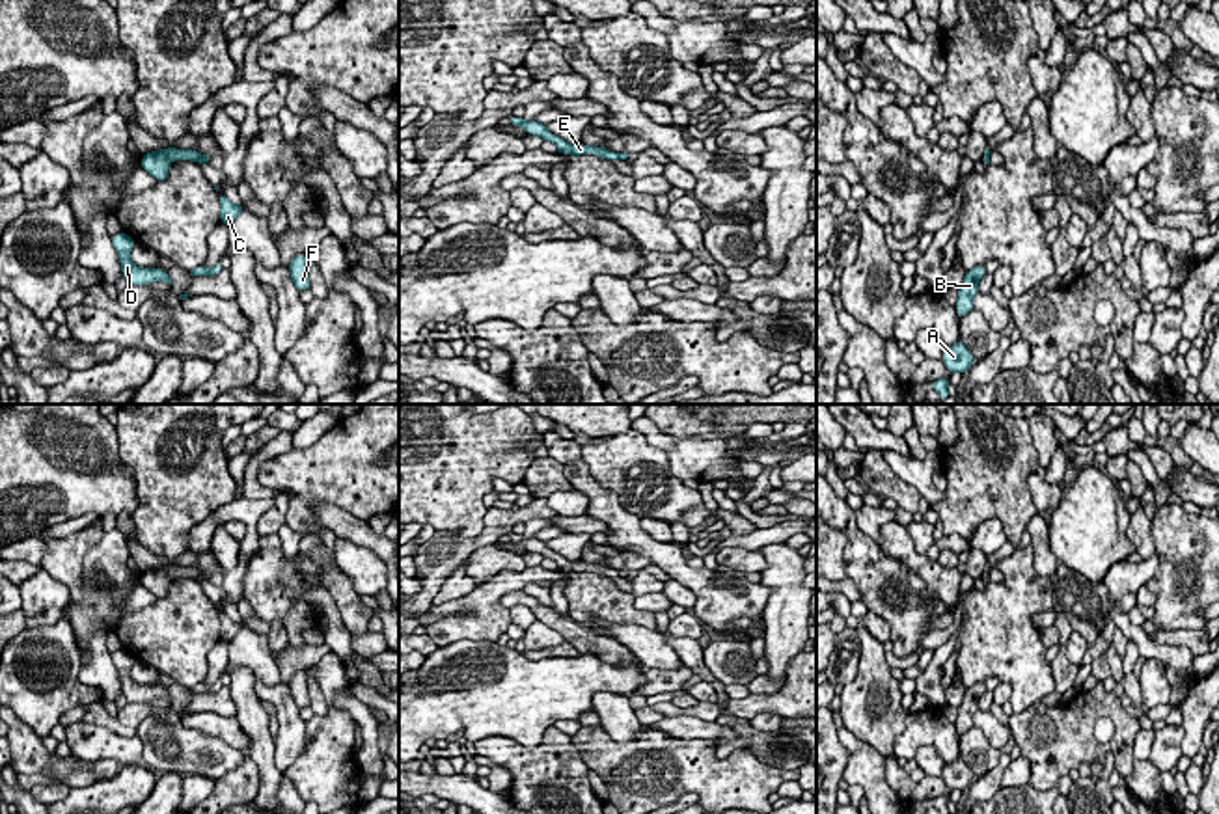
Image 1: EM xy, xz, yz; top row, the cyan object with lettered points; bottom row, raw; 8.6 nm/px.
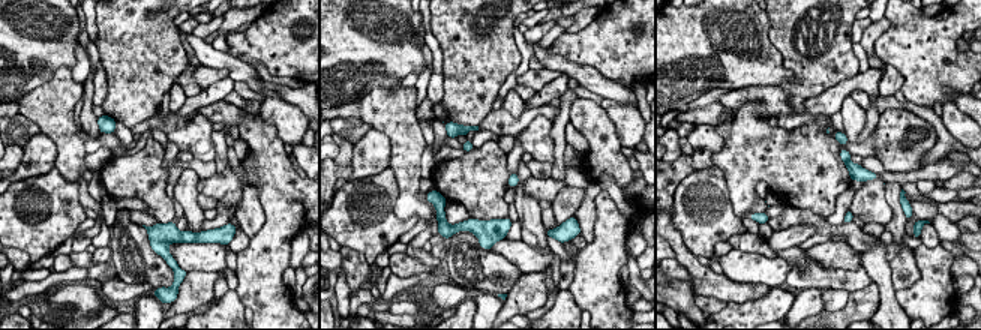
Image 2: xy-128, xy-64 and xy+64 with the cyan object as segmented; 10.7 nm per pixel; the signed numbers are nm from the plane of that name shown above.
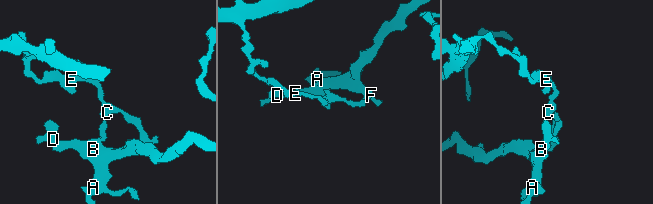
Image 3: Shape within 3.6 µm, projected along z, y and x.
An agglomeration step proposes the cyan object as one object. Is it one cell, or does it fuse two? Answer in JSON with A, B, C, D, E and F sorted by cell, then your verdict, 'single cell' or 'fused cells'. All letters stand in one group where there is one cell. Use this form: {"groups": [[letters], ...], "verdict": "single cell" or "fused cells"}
{"groups": [["A", "B", "C", "D", "F"], ["E"]], "verdict": "fused cells"}

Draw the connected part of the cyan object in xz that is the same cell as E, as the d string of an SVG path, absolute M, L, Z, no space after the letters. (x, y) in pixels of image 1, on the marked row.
M509 115L509 121L513 127L524 127L526 134L533 134L533 136L541 136L544 142L552 142L557 151L561 155L572 155L572 156L580 156L580 155L595 155L598 158L606 158L606 160L619 160L619 153L610 151L606 147L596 147L596 145L583 145L580 143L567 143L563 138L552 134L546 125L539 123L539 121L526 121L524 117L514 117Z

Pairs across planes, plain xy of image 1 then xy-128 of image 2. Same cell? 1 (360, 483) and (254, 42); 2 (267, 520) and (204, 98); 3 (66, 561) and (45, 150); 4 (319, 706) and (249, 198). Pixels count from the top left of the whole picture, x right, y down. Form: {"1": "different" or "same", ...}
{"1": "same", "2": "same", "3": "different", "4": "same"}

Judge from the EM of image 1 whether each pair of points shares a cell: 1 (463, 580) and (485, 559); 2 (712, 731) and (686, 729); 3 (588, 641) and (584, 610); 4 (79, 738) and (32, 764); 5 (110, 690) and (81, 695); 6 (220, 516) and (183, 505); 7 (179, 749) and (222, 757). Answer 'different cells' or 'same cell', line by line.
1: different cells
2: same cell
3: different cells
4: different cells
5: different cells
6: different cells
7: same cell

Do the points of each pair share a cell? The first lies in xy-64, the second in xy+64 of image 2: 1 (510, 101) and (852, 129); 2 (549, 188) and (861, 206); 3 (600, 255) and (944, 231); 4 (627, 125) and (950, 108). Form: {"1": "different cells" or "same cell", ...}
{"1": "same cell", "2": "same cell", "3": "different cells", "4": "same cell"}

